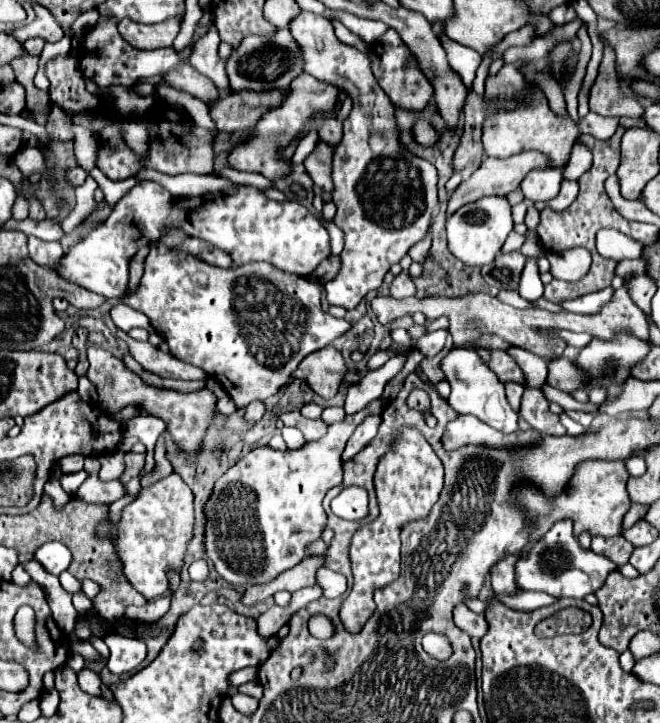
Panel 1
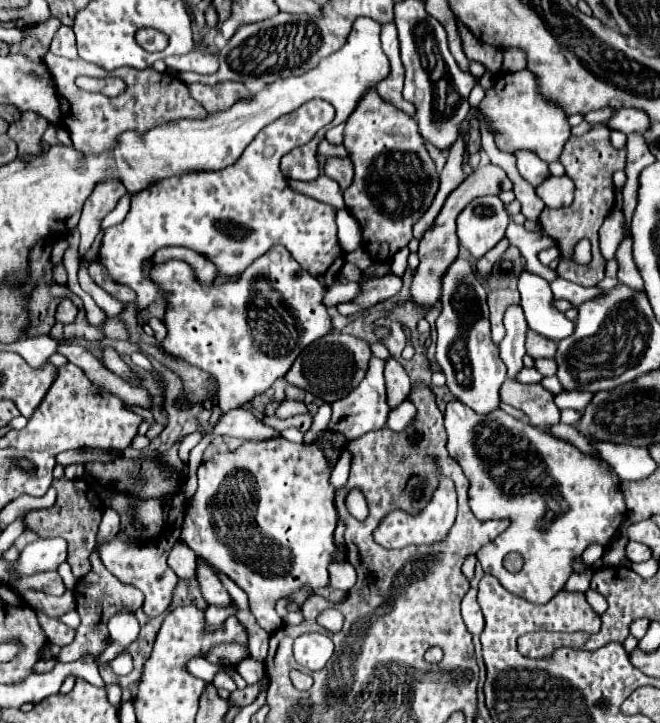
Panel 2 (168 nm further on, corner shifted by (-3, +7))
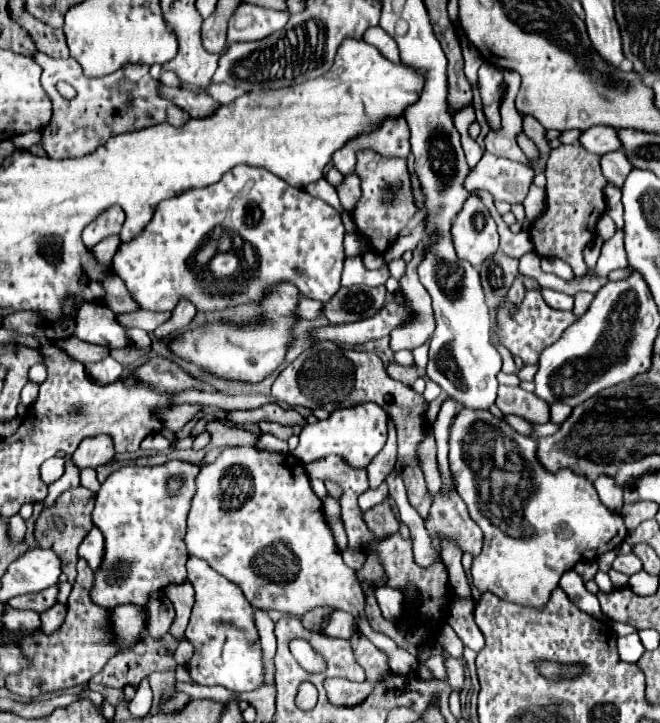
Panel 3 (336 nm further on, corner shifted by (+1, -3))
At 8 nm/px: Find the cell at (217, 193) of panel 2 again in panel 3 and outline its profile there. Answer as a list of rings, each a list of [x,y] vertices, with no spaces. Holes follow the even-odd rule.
[[[236,166],[234,170],[224,174],[220,182],[212,186],[188,190],[180,196],[160,202],[152,222],[144,228],[144,232],[138,238],[120,244],[112,264],[114,272],[126,282],[130,294],[140,304],[140,308],[152,312],[166,312],[166,310],[172,312],[176,308],[176,302],[180,302],[180,298],[188,298],[200,312],[224,310],[230,306],[240,306],[250,302],[258,304],[264,298],[264,292],[284,282],[292,282],[296,288],[300,288],[302,296],[326,304],[340,288],[340,274],[346,258],[342,242],[344,242],[344,226],[338,210],[310,196],[304,190],[288,186],[284,180],[276,178],[264,168]],[[246,214],[252,214],[252,224],[244,222]],[[218,226],[222,226],[230,234],[246,238],[250,254],[246,252],[238,254],[234,250],[216,252],[208,264],[196,262],[196,254],[202,250],[212,230]]]

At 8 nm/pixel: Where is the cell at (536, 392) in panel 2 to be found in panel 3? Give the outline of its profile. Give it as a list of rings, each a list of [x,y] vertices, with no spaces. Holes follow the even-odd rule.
[[[500,386],[496,406],[504,414],[516,414],[532,424],[544,424],[550,418],[548,404],[532,392],[526,392],[518,386]]]

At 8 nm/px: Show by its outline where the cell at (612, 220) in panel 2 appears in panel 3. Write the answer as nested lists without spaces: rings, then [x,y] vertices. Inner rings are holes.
[[[604,214],[604,216],[598,220],[596,230],[598,230],[598,234],[600,234],[604,240],[608,240],[610,236],[614,236],[614,222],[612,222],[612,218],[610,218],[608,214]]]

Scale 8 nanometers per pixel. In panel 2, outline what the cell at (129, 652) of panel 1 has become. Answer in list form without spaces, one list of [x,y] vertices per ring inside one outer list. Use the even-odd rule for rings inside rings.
[[[126,650],[120,652],[114,660],[110,660],[110,668],[112,668],[114,674],[118,674],[118,676],[130,674],[130,672],[132,672],[132,656],[130,656]]]

